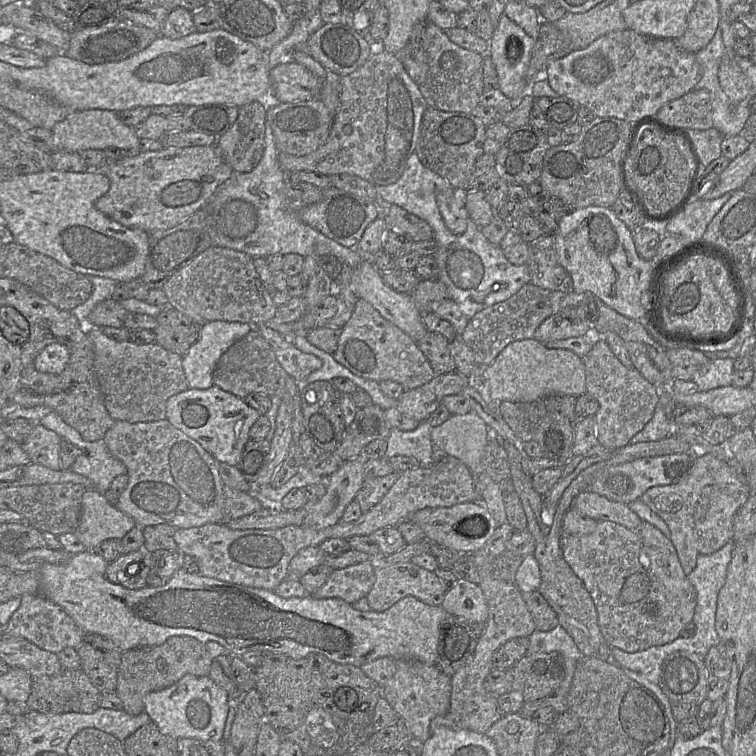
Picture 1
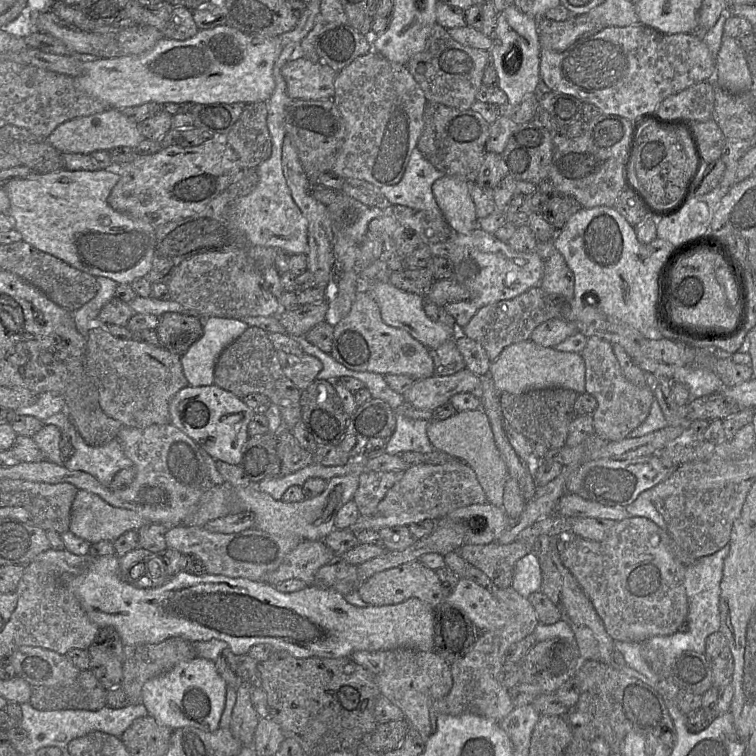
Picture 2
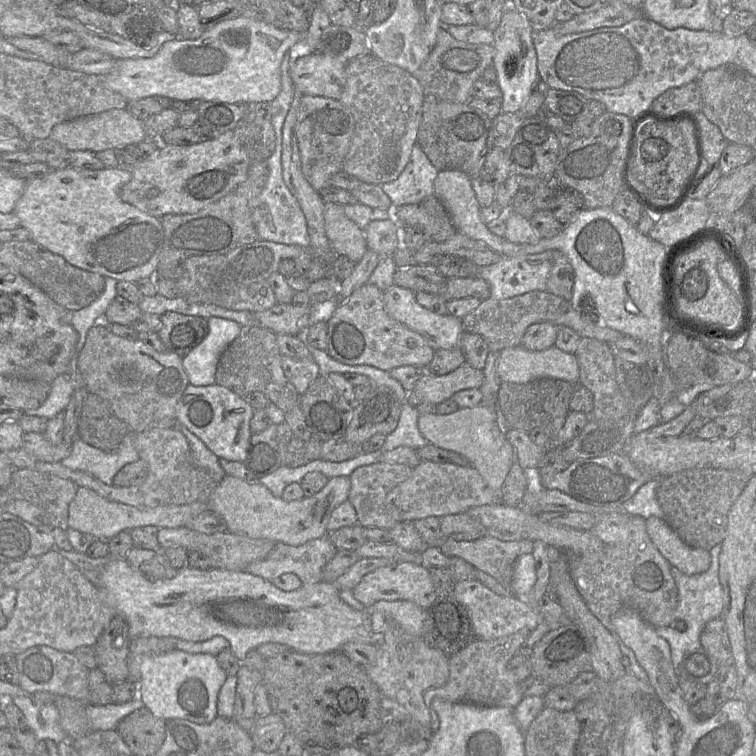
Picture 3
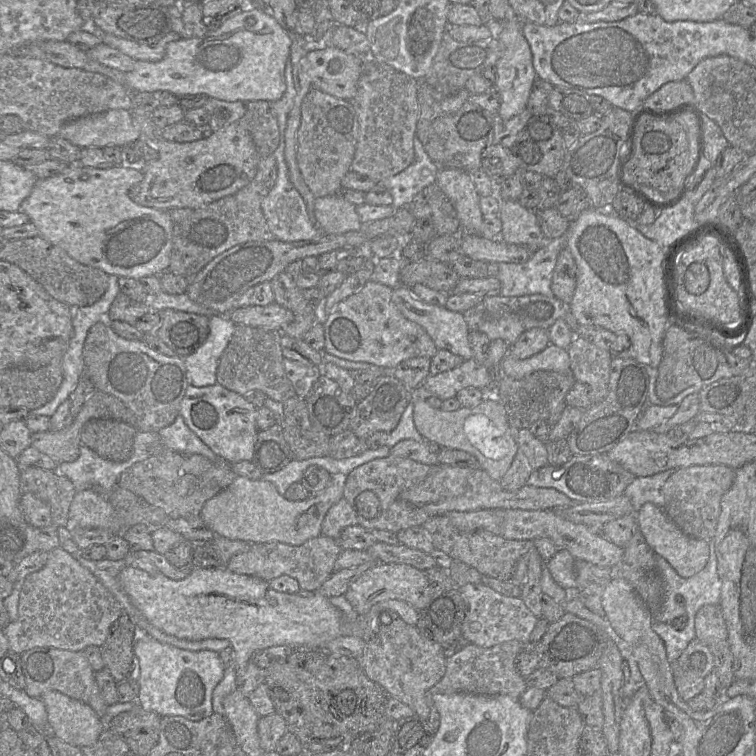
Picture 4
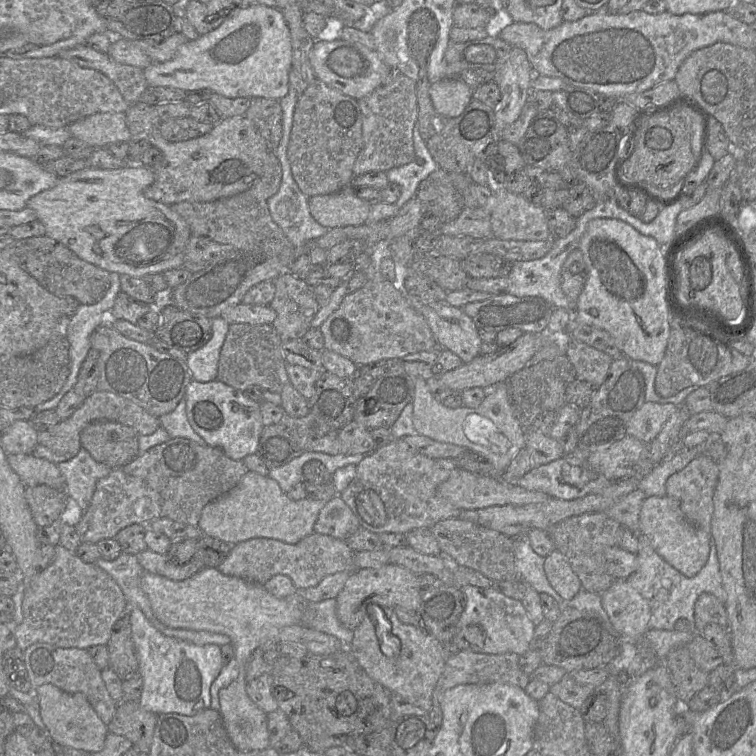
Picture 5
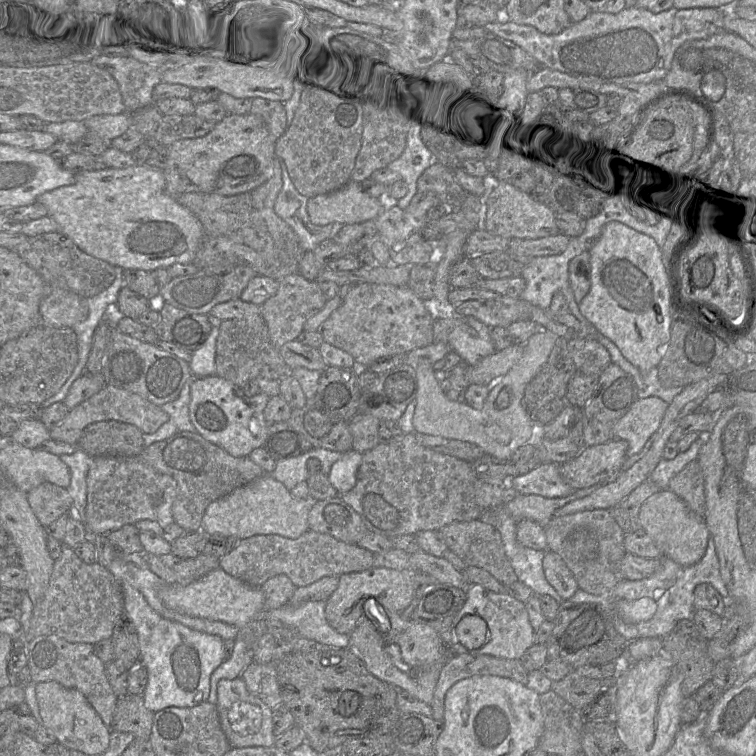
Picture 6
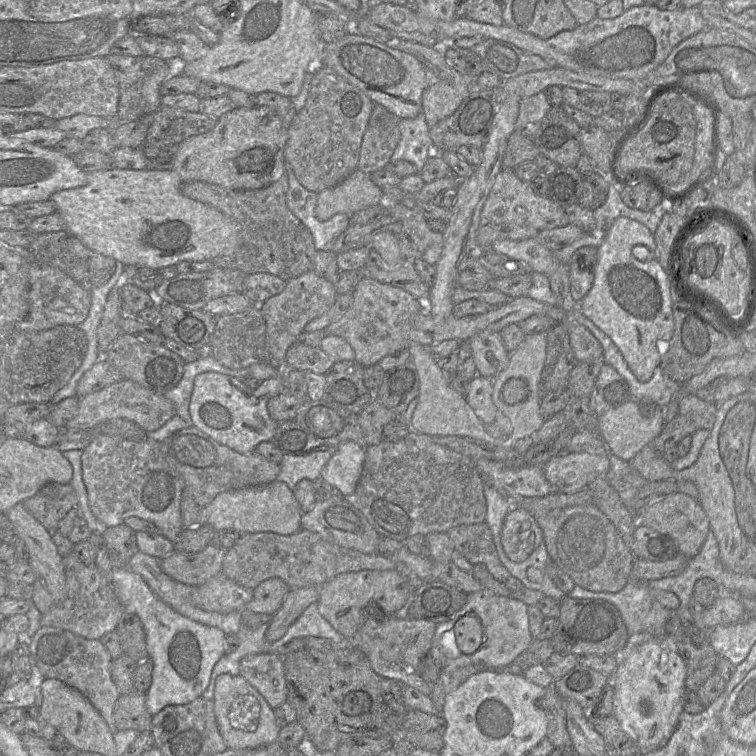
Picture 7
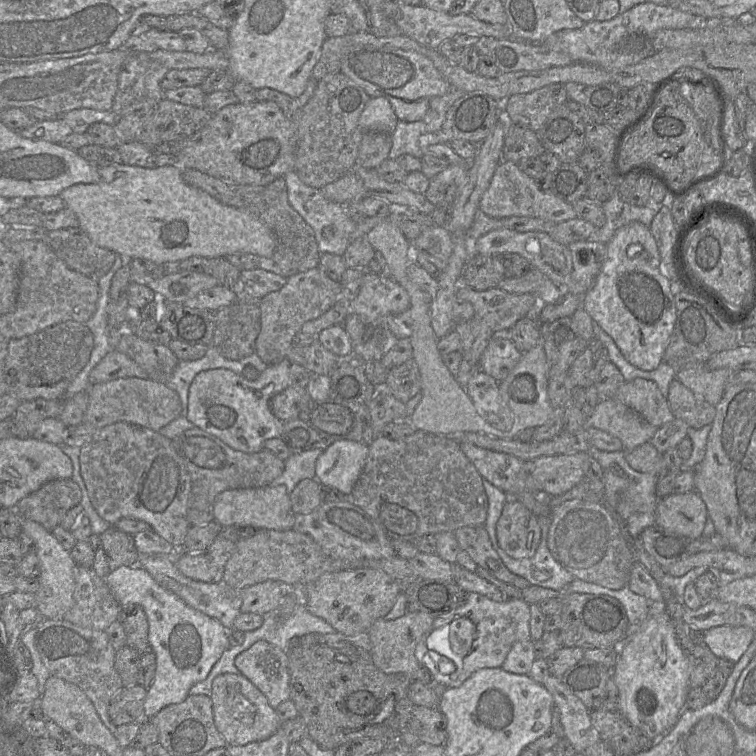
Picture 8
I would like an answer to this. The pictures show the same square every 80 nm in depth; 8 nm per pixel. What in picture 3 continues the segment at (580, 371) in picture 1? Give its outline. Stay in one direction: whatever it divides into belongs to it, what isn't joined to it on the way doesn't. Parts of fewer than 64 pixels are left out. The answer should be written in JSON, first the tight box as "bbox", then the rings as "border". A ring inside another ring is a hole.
{"bbox":[497,346,579,384],"border":[[[552,346],[543,351],[529,351],[524,347],[506,348],[500,352],[497,372],[502,382],[527,383],[537,378],[556,378],[574,384],[579,384],[579,364],[574,354],[564,352]]]}

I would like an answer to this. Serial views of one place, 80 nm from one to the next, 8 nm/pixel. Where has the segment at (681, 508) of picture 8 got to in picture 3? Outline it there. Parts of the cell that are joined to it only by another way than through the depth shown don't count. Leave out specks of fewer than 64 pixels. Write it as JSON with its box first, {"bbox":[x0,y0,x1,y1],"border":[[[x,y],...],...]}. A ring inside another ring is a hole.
{"bbox":[646,518,711,575],"border":[[[664,518],[646,519],[647,533],[667,561],[686,575],[705,572],[711,563],[710,551],[687,545]]]}

